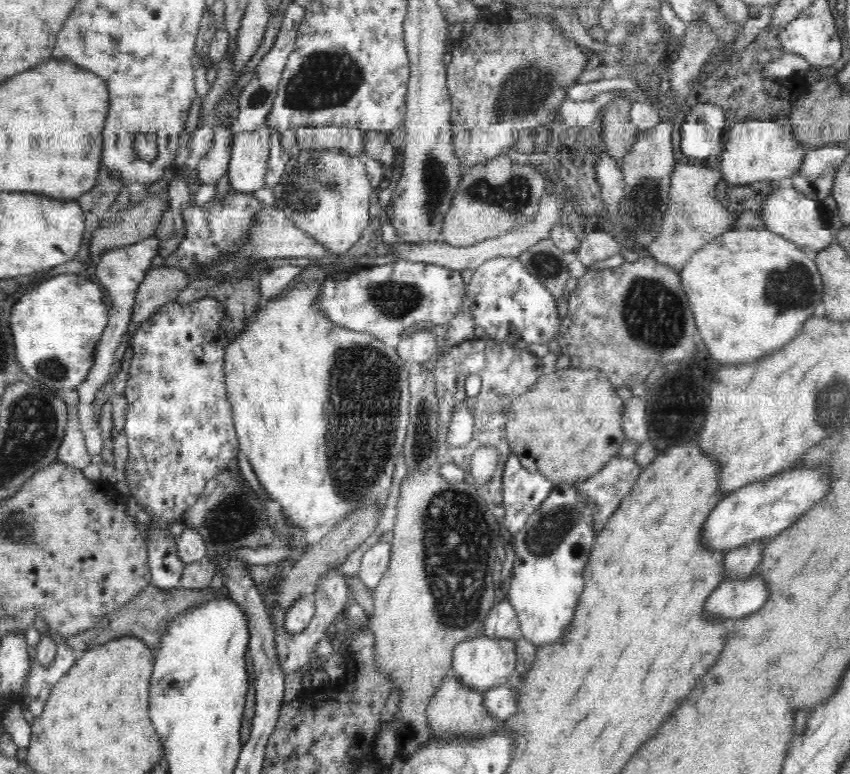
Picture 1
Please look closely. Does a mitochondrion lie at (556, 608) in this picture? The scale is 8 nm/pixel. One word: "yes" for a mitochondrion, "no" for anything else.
no

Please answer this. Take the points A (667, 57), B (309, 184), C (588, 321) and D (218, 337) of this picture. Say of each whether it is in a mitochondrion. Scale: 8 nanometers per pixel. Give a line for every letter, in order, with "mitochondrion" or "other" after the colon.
A: other
B: mitochondrion
C: other
D: other

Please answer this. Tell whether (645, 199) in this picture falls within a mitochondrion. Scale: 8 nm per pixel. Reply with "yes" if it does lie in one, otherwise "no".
yes

